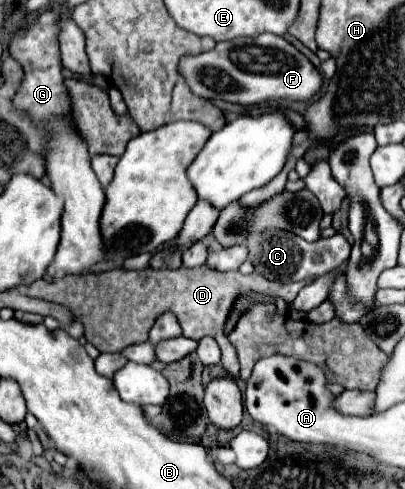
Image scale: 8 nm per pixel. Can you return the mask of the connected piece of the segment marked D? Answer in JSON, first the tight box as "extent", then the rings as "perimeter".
{"extent":[18,268,310,378],"perimeter":[[[146,268],[146,270],[108,270],[102,274],[90,274],[84,278],[74,278],[74,276],[64,276],[58,278],[54,282],[46,282],[46,280],[36,280],[28,286],[18,286],[18,290],[22,294],[28,294],[32,298],[44,298],[44,300],[52,300],[58,304],[68,306],[74,314],[76,320],[84,322],[84,338],[94,344],[100,352],[120,352],[122,348],[130,346],[130,344],[138,344],[148,340],[148,332],[156,320],[158,314],[172,310],[178,320],[180,326],[184,330],[184,336],[192,338],[192,340],[200,340],[202,336],[212,336],[220,350],[222,350],[222,366],[226,368],[226,372],[234,378],[240,376],[240,364],[238,364],[238,356],[236,356],[236,348],[230,344],[230,340],[224,334],[224,322],[228,318],[228,312],[232,308],[232,302],[236,300],[236,296],[240,292],[262,292],[268,296],[280,296],[286,302],[292,302],[298,294],[300,288],[304,288],[310,280],[302,280],[302,282],[292,282],[292,284],[276,284],[276,282],[268,282],[264,276],[260,274],[240,274],[240,272],[218,272],[218,270],[206,270],[206,268],[180,268],[180,270],[154,270],[154,268]]]}

